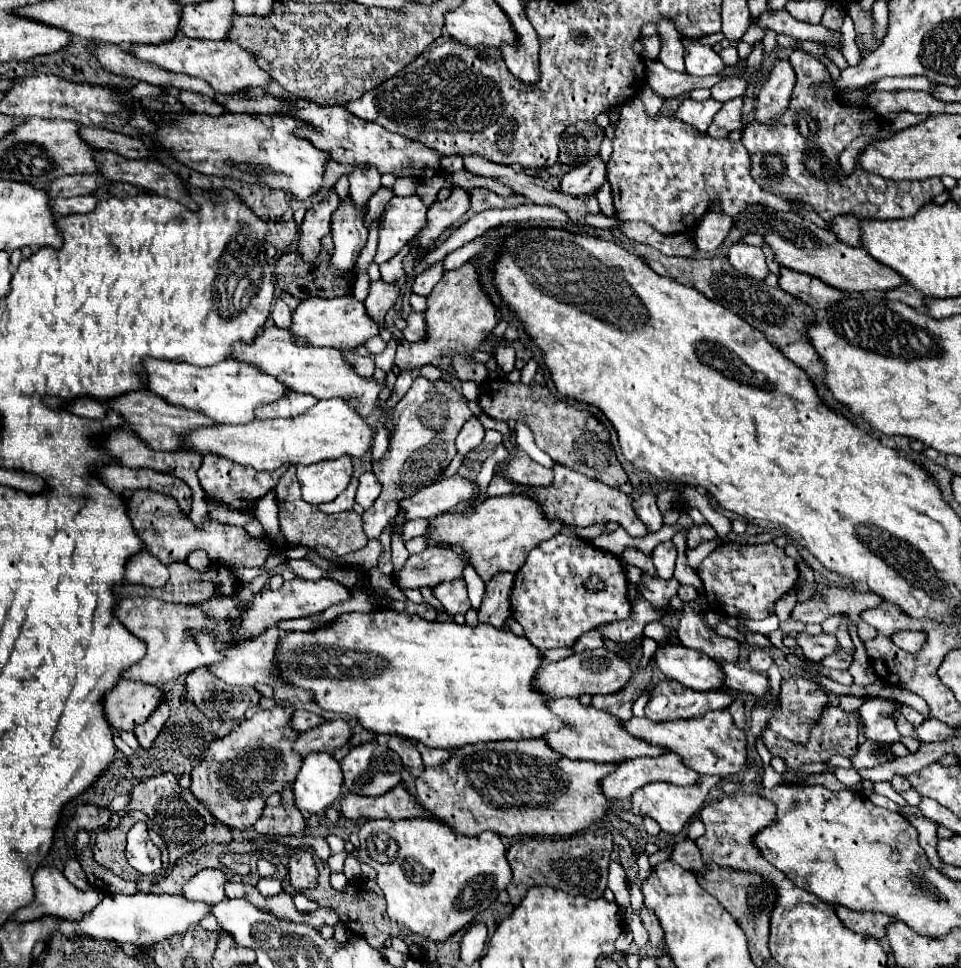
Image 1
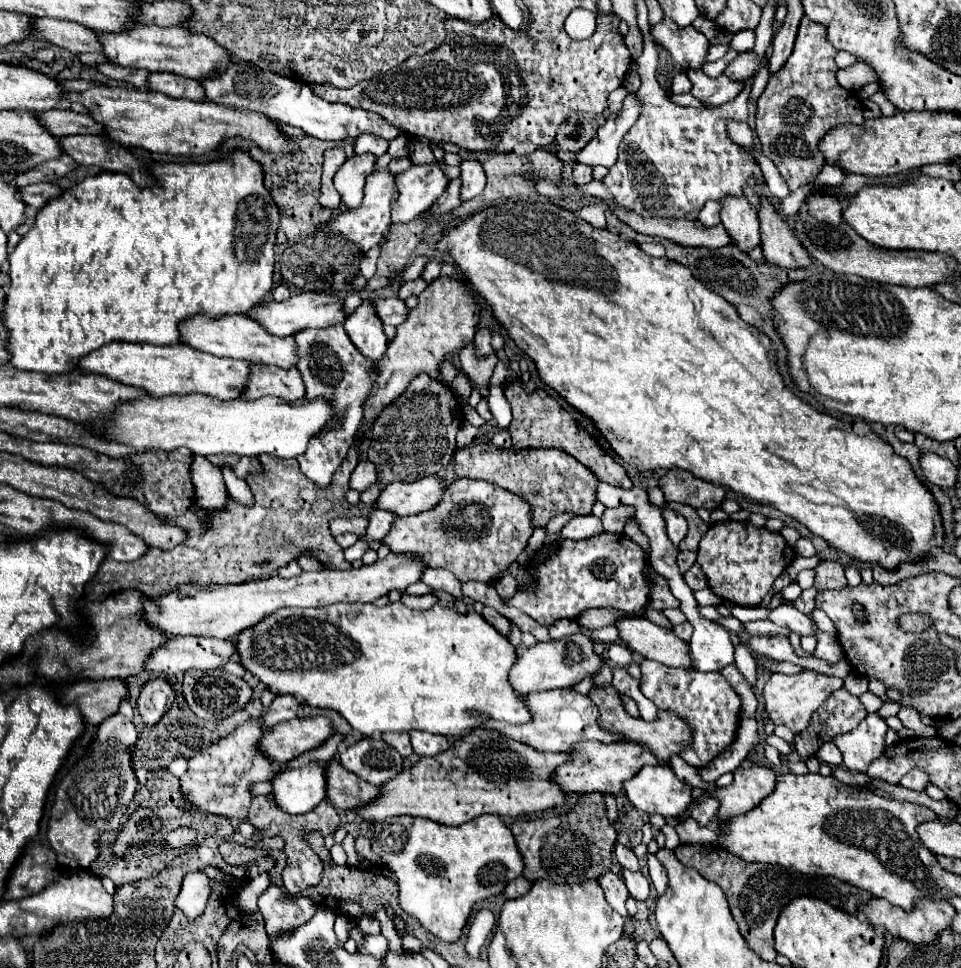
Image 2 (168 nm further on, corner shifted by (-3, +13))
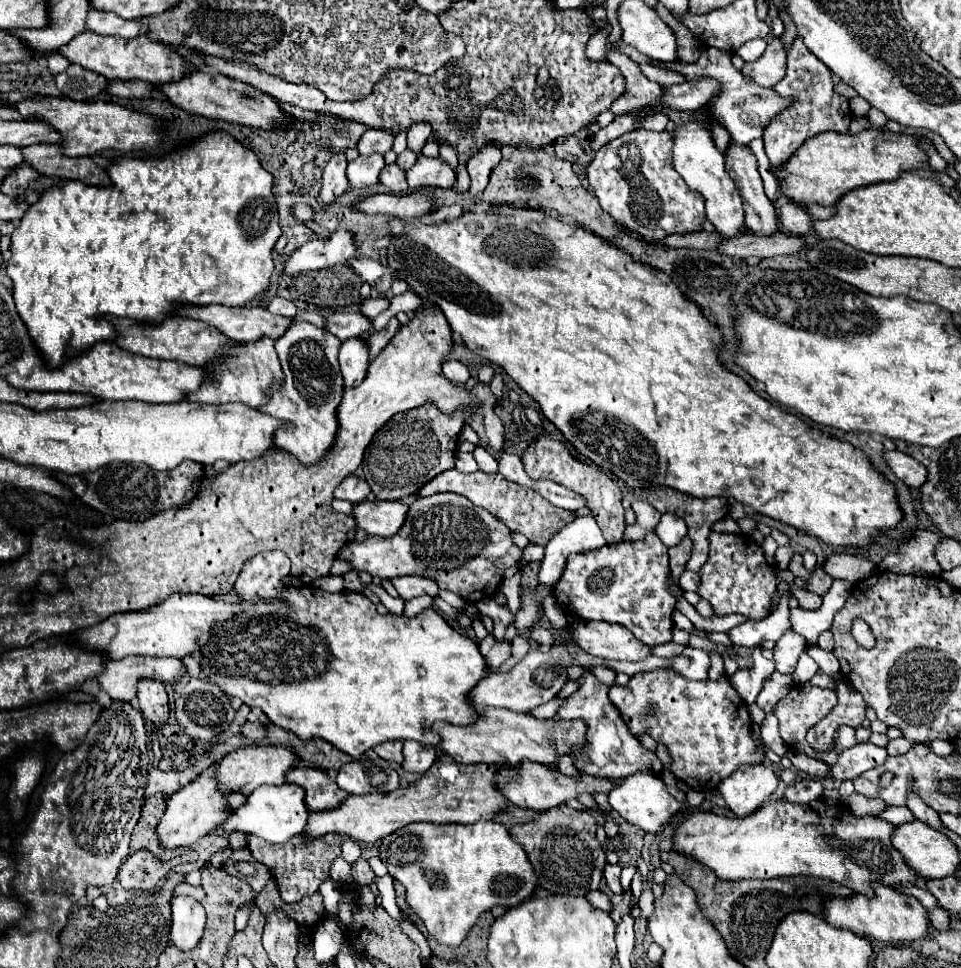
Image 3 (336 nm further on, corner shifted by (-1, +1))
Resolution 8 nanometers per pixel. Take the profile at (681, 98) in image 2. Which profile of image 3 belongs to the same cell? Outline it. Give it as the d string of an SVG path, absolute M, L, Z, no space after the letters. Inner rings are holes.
M658 112L658 114L654 114L654 116L648 116L648 118L640 124L640 128L648 128L648 130L664 130L668 122L670 122L670 118L668 118L666 114Z

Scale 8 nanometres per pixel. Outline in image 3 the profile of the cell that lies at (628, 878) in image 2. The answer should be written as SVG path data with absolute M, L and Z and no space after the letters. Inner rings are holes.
M606 864L606 868L604 868L604 878L606 878L606 884L608 884L608 888L610 888L614 894L624 894L622 884L620 884L620 872L622 872L622 868L620 868L620 866Z

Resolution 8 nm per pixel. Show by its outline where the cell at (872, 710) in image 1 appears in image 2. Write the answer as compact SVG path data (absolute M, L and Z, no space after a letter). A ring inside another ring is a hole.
M868 714L852 732L836 736L834 744L842 752L844 768L852 772L866 772L868 764L882 754L886 748L886 722L878 714Z

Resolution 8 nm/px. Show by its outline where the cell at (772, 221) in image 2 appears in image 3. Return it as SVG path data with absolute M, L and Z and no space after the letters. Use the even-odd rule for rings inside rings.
M730 144L726 152L726 172L736 184L744 200L746 212L746 228L756 236L772 236L778 228L778 214L770 198L764 194L762 178L758 172L756 156L748 146L734 146Z

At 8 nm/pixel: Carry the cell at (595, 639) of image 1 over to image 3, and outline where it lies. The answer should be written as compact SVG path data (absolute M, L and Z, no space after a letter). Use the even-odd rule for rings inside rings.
M534 626L530 630L530 640L536 642L536 644L548 644L548 646L554 646L554 636L550 630L546 628L540 628L540 626Z

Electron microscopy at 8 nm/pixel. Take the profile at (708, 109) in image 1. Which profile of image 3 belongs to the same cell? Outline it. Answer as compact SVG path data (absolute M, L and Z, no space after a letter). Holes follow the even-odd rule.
M704 48L702 56L696 64L682 64L682 62L672 62L672 64L664 64L668 70L680 72L686 76L686 80L690 78L714 78L720 84L720 92L706 104L708 112L712 112L718 122L730 132L732 142L736 146L744 146L754 138L762 136L764 126L770 122L770 118L774 114L778 114L782 108L786 108L786 104L790 104L790 100L780 98L772 88L762 88L758 84L750 84L740 70L736 70L730 62L732 54L718 50L718 48Z

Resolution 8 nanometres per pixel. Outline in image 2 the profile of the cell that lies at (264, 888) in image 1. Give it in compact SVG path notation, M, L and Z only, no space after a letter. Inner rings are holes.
M268 872L264 874L258 874L256 878L248 880L248 884L238 892L238 896L235 898L235 906L241 913L254 914L258 909L258 896L260 892L264 892L266 888L270 886L270 878L268 878Z

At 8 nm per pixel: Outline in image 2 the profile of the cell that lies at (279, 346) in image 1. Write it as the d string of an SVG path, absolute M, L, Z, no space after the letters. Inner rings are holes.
M242 314L220 316L220 320L208 320L208 316L196 316L180 324L180 336L184 336L186 346L192 346L200 352L208 352L214 356L238 358L238 360L248 360L248 362L264 362L264 364L274 364L280 368L292 368L296 366L296 360L298 360L296 342L292 336L288 338L272 336L258 322Z

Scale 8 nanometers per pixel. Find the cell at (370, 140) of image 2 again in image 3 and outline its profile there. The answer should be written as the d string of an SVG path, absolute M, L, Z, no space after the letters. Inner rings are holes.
M368 130L362 134L362 138L358 140L356 148L362 156L370 156L370 154L386 154L390 148L392 148L392 140L394 136L386 134L386 132L374 132L374 130Z

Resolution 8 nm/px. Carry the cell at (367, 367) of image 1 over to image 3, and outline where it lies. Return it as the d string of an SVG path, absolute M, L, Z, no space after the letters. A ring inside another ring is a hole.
M296 322L294 328L290 328L290 332L286 332L276 342L276 352L286 374L286 382L282 388L274 390L274 398L260 410L274 418L296 424L294 430L278 432L278 448L292 454L304 468L322 462L336 444L340 428L338 406L344 394L344 378L338 364L338 350L340 340L328 330L316 328L310 322Z

